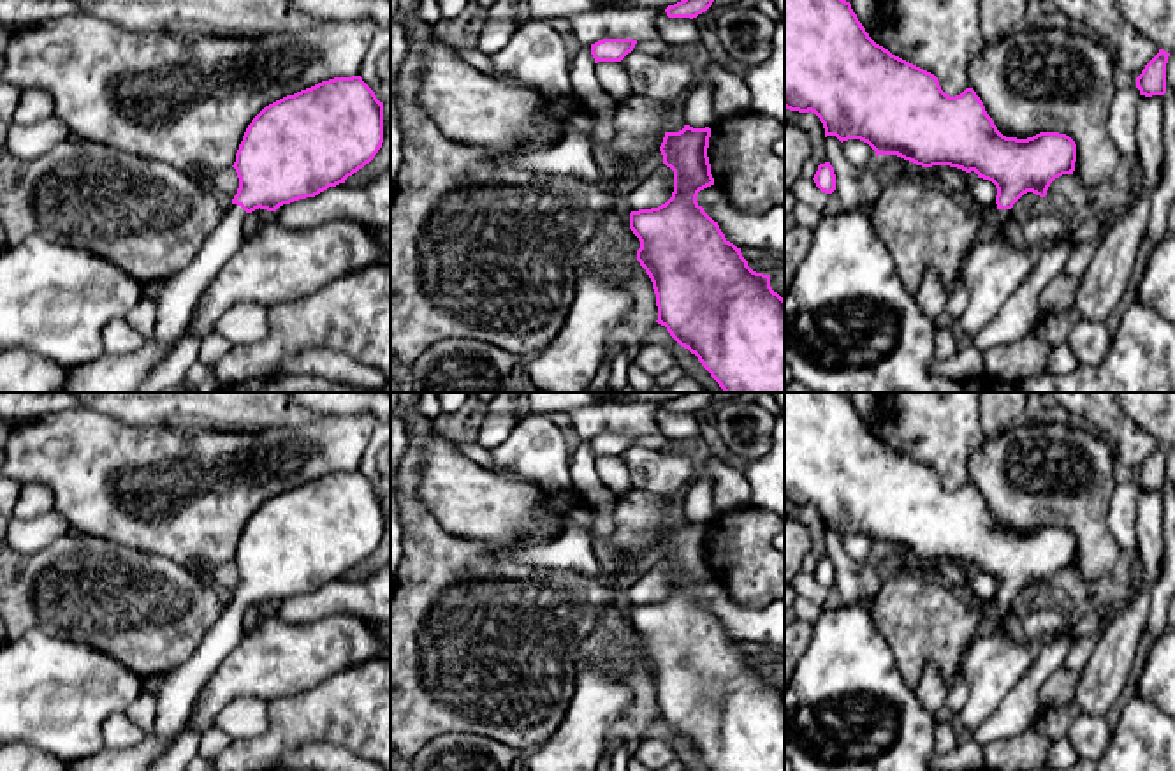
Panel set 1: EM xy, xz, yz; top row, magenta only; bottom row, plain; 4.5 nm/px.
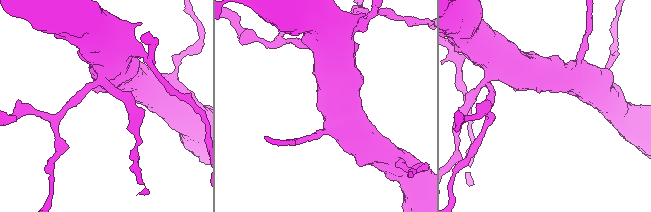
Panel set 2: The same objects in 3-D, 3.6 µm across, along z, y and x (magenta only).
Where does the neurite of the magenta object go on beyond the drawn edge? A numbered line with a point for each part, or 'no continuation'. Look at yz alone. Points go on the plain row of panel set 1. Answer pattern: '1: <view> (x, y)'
1: yz (1003, 609)

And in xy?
1: xy (178, 692)

